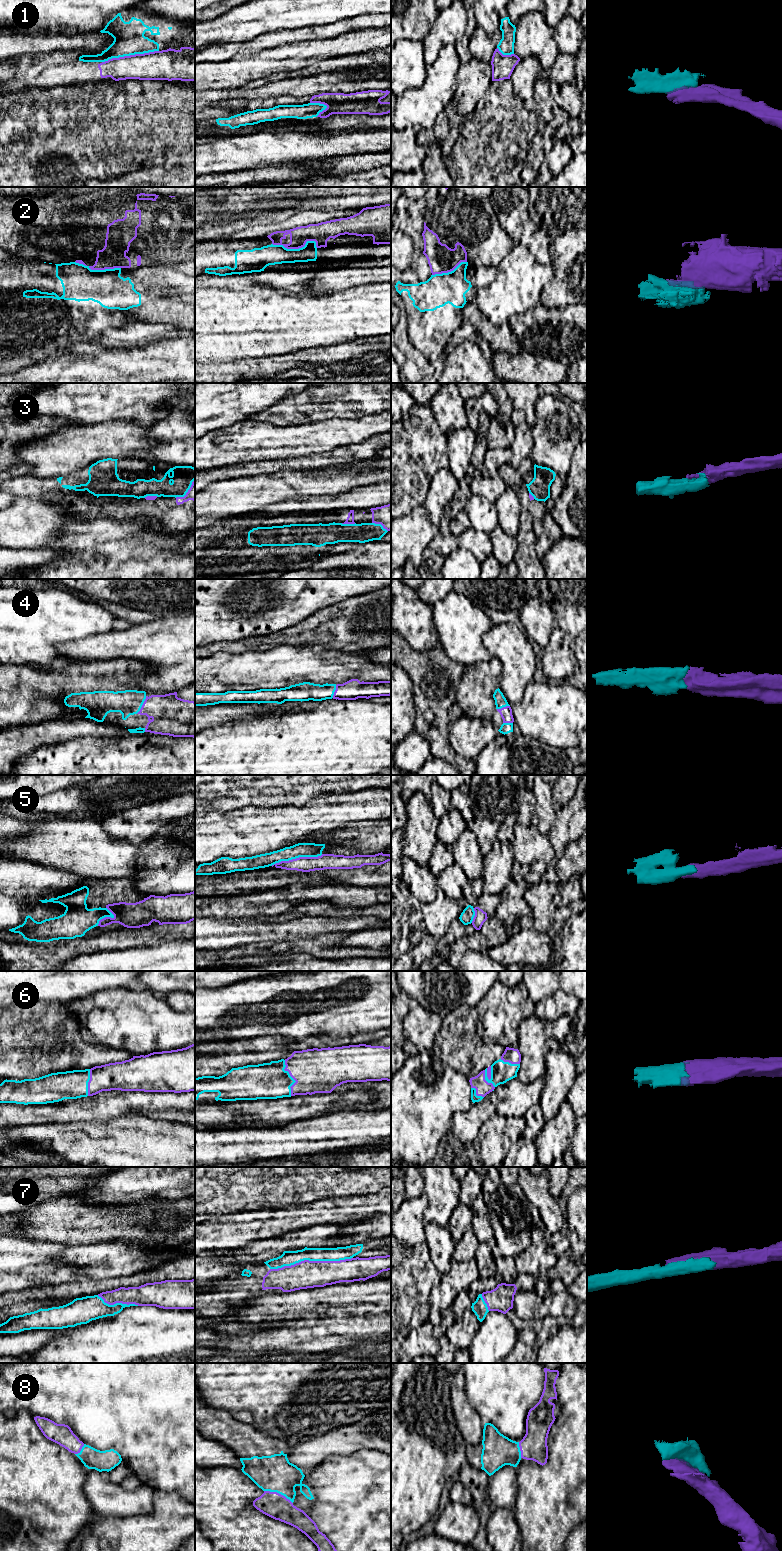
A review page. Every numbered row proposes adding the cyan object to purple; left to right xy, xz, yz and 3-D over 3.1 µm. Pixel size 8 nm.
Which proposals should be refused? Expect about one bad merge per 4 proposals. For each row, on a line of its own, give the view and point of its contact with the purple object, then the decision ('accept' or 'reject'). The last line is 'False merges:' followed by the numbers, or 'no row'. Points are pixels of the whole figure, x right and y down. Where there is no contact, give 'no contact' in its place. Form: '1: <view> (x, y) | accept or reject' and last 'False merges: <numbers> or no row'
1: xy (130, 55) | reject
2: xz (297, 248) | reject
3: xz (348, 523) | accept
4: xy (142, 705) | accept
5: xz (296, 858) | reject
6: xz (291, 1076) | accept
7: xz (311, 1261) | accept
8: xz (278, 1493) | accept
False merges: 1, 2, 5

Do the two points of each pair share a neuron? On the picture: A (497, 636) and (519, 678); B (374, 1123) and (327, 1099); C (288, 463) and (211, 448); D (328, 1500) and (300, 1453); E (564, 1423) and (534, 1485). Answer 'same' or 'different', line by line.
A: same
B: different
C: different
D: different
E: same

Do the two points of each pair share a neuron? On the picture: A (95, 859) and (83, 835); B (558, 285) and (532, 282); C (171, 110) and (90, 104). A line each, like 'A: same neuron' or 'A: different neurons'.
A: same neuron
B: different neurons
C: same neuron

